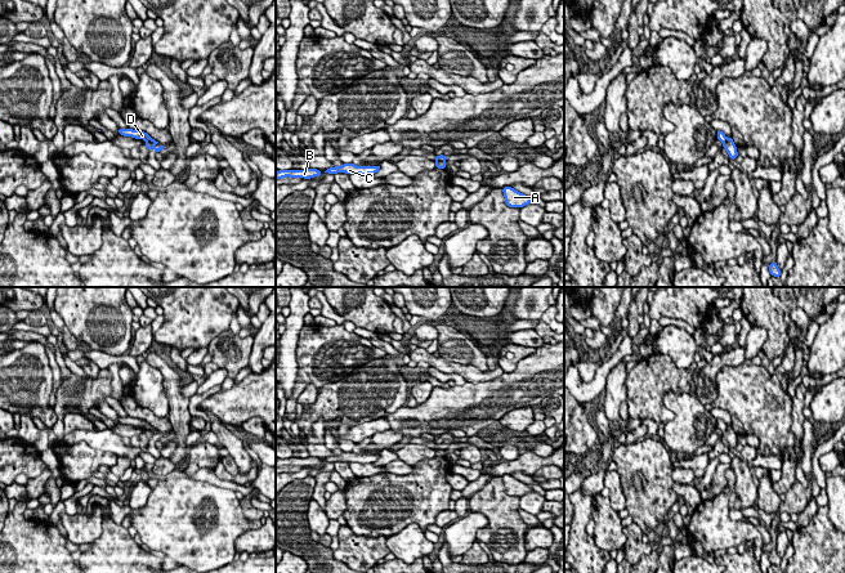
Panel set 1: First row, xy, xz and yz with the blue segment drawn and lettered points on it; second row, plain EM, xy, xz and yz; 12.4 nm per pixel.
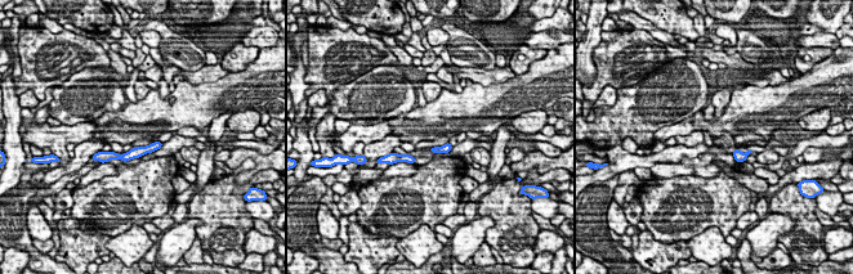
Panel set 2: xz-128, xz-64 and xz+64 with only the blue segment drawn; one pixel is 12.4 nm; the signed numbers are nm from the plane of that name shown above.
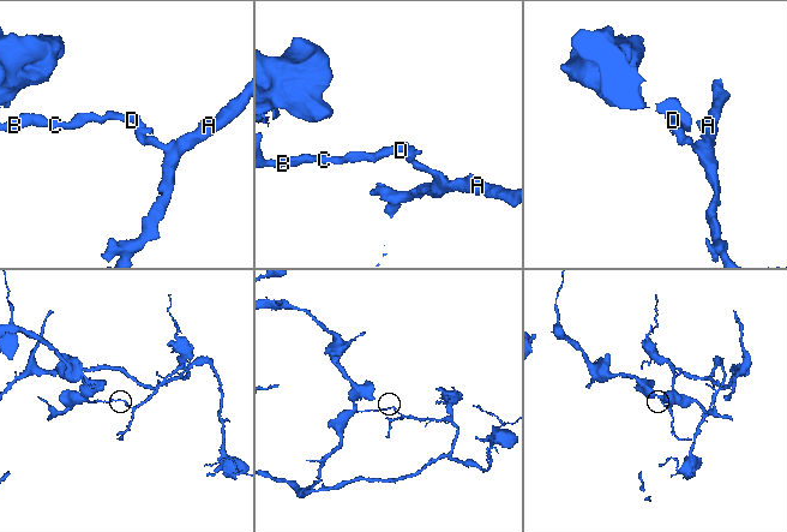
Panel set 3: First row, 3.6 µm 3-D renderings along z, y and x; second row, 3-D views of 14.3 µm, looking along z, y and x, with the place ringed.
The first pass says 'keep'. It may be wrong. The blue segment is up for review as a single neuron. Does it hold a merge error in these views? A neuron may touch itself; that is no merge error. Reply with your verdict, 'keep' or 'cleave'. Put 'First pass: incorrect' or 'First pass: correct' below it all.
cleave
First pass: incorrect

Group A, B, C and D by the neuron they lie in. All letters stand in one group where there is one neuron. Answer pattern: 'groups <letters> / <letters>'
groups A / B C D

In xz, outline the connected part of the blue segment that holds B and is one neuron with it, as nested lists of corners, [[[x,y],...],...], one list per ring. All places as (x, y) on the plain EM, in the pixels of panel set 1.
[[[307,457],[307,458],[278,458],[276,461],[276,467],[282,467],[282,466],[304,466],[304,467],[310,467],[314,465],[319,465],[322,461],[318,457]]]

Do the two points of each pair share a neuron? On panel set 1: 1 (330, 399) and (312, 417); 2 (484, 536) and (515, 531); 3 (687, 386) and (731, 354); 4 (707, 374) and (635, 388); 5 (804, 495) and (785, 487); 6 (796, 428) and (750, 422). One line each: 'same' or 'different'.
1: same
2: same
3: same
4: same
5: different
6: different

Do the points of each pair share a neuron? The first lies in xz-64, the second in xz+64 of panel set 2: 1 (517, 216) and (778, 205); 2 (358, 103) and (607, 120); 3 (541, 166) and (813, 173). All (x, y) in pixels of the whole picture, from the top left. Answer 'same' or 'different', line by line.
1: same
2: same
3: same

